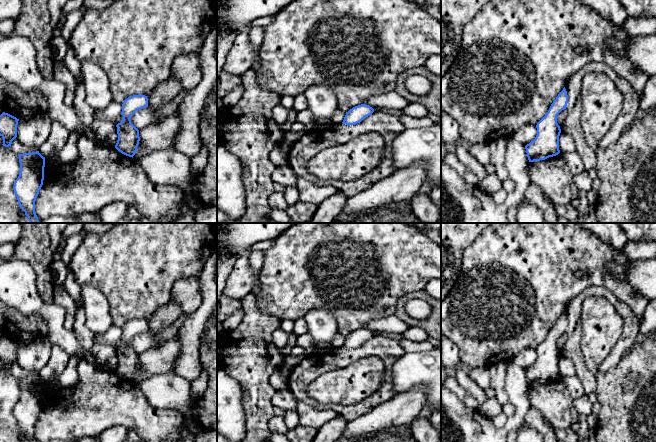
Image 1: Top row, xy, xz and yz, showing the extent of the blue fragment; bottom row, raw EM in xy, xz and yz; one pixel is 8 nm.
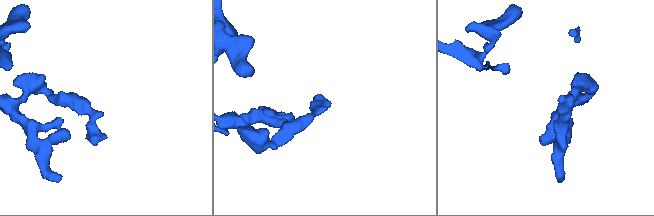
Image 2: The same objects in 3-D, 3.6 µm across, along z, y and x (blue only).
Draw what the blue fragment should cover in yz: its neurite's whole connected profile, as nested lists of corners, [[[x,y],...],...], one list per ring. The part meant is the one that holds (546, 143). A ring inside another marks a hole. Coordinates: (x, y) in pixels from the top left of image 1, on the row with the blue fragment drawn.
[[[565,87],[551,104],[548,112],[537,123],[537,135],[533,141],[525,146],[529,162],[545,160],[560,153],[559,136],[560,126],[557,115],[566,109],[568,95]]]

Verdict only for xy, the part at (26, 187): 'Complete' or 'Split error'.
Complete

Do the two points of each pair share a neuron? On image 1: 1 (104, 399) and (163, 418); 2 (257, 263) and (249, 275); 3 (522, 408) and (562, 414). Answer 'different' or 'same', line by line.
1: same
2: different
3: different

